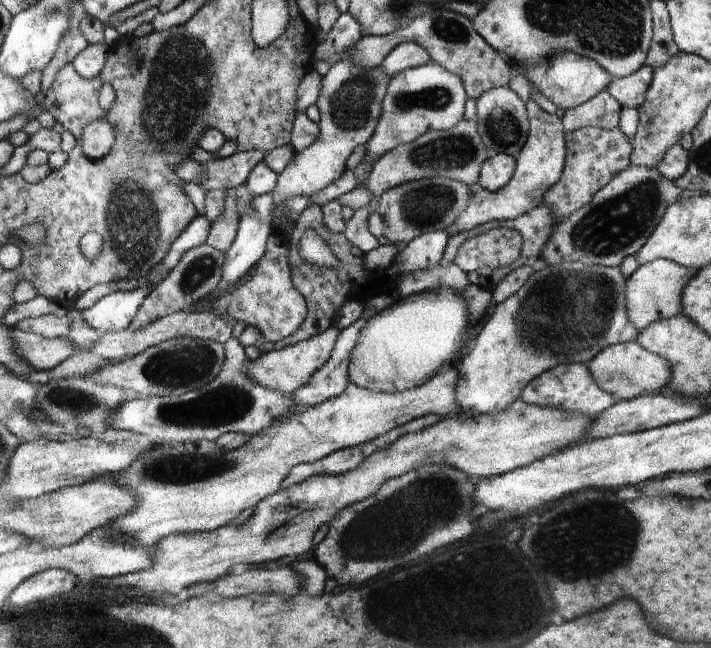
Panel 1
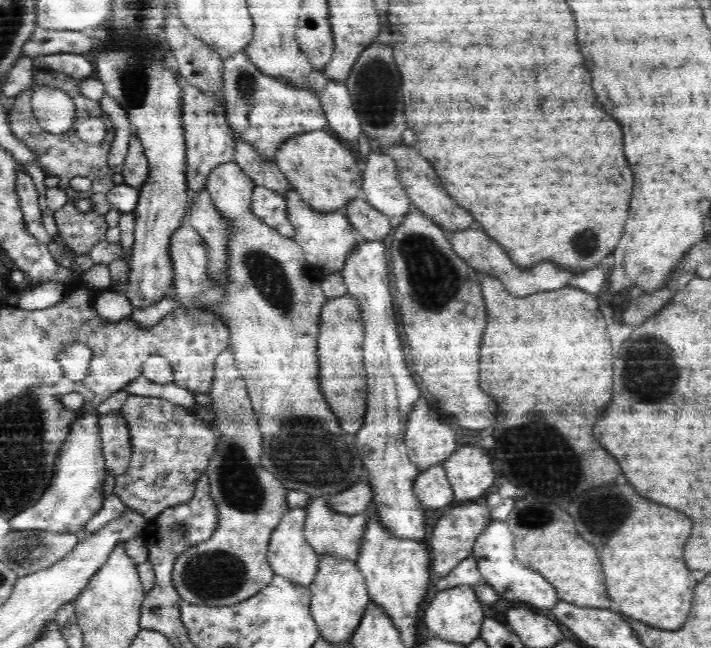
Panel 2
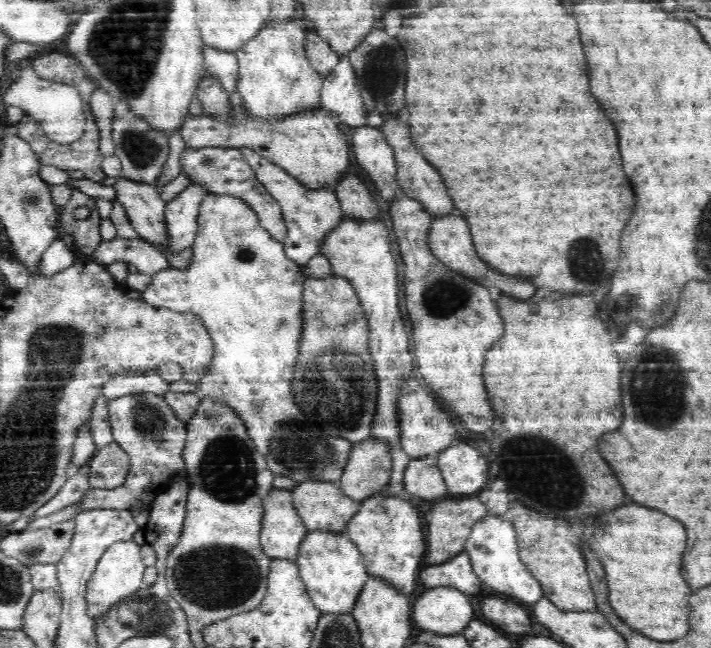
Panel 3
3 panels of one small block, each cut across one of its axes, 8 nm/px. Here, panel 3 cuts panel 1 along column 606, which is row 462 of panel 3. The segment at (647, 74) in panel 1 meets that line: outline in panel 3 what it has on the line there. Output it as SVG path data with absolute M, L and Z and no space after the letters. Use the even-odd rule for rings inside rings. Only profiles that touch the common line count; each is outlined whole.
M88 461L86 466L80 468L80 470L71 471L69 479L59 492L30 517L42 518L42 516L50 516L57 510L62 510L66 506L79 502L83 498L84 493L91 487L89 481L90 464L92 464L92 461Z

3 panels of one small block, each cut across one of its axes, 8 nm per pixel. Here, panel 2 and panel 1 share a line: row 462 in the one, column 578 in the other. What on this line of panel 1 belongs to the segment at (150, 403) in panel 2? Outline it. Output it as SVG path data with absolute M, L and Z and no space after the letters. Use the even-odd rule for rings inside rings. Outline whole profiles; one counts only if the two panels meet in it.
M615 126L612 130L600 127L584 127L566 132L566 166L558 183L543 196L555 214L555 226L567 219L571 212L591 202L596 192L610 183L615 176L631 164L632 141Z

